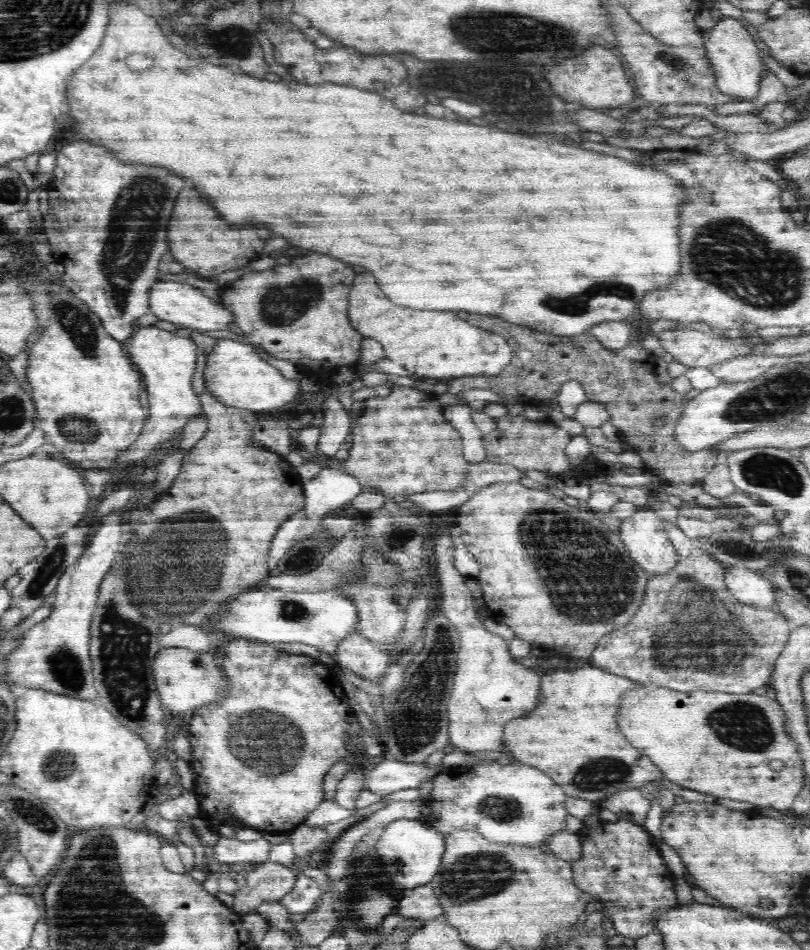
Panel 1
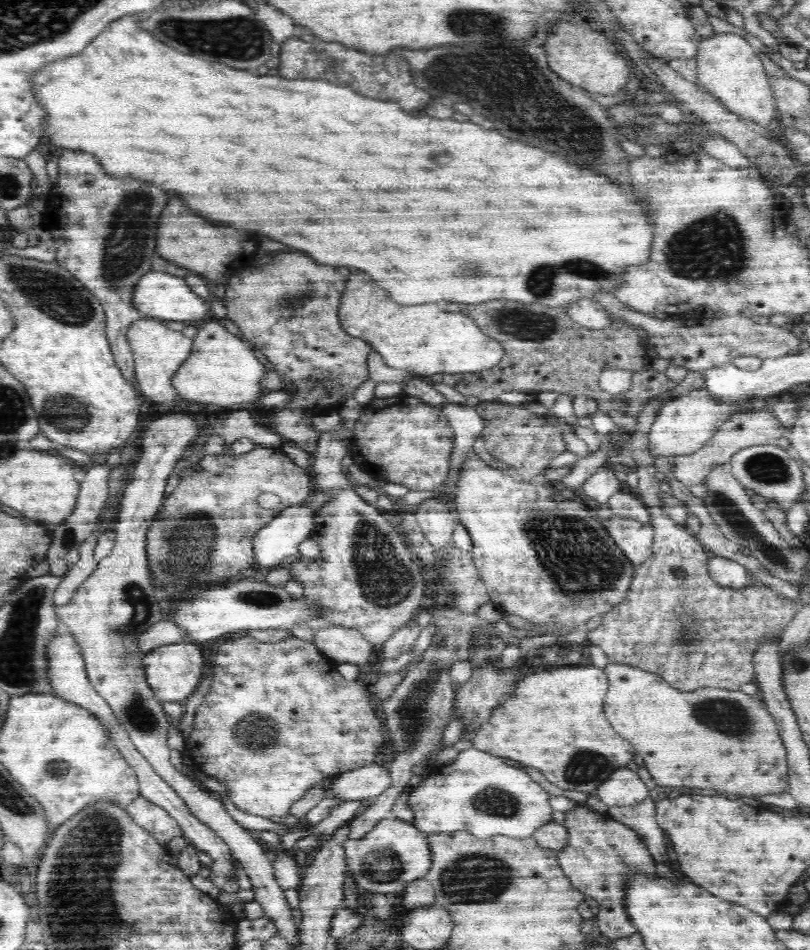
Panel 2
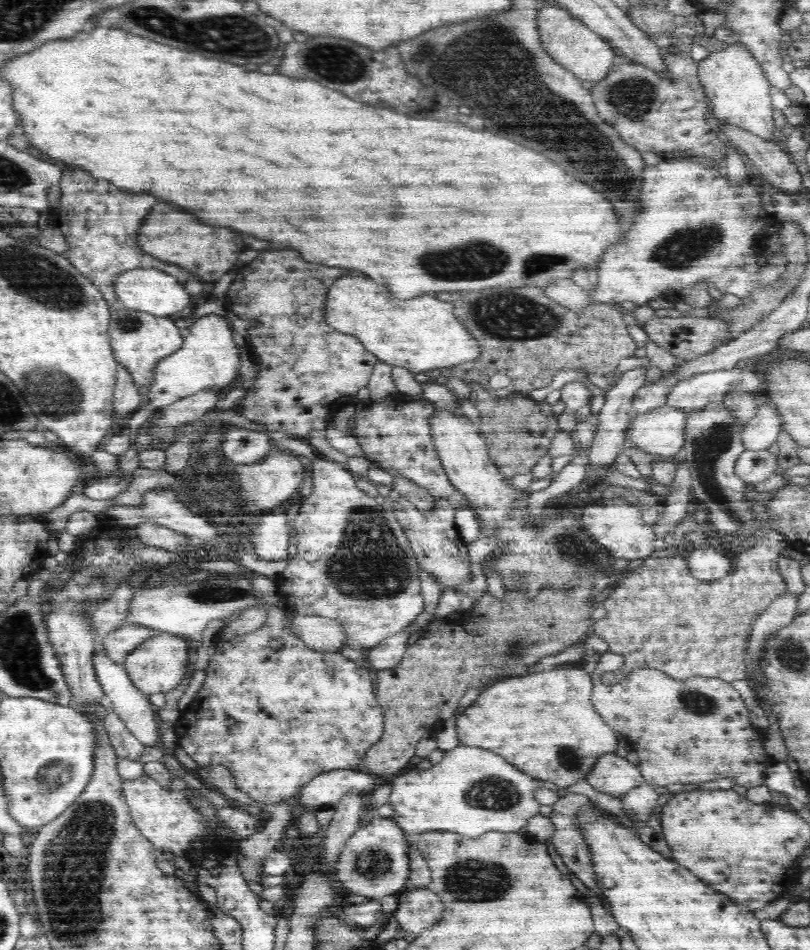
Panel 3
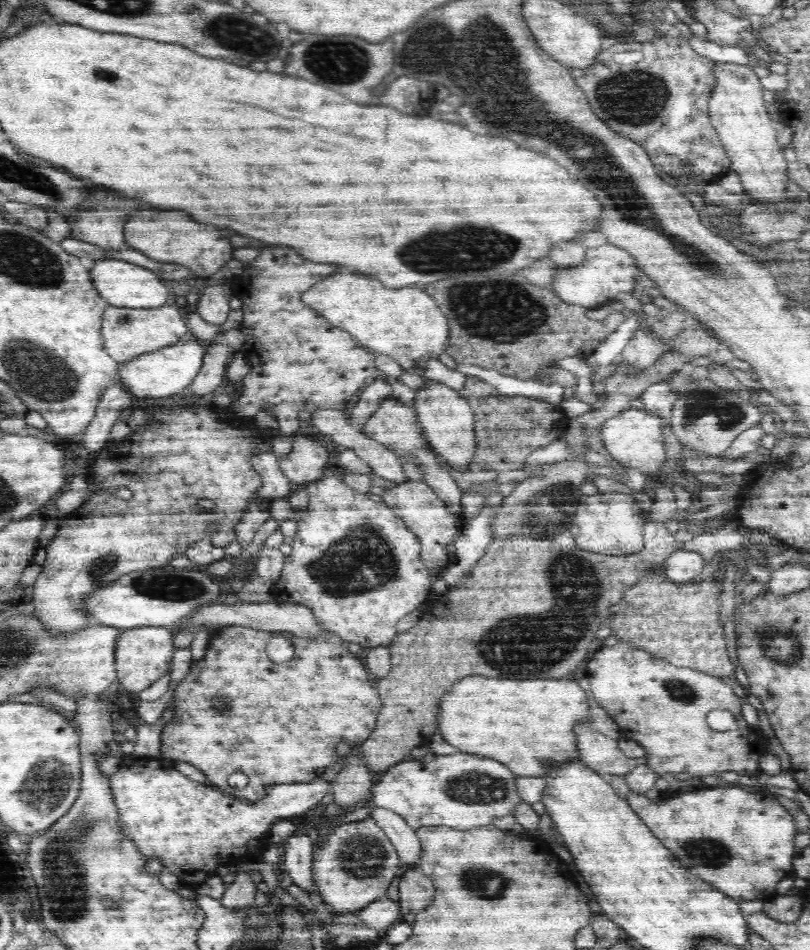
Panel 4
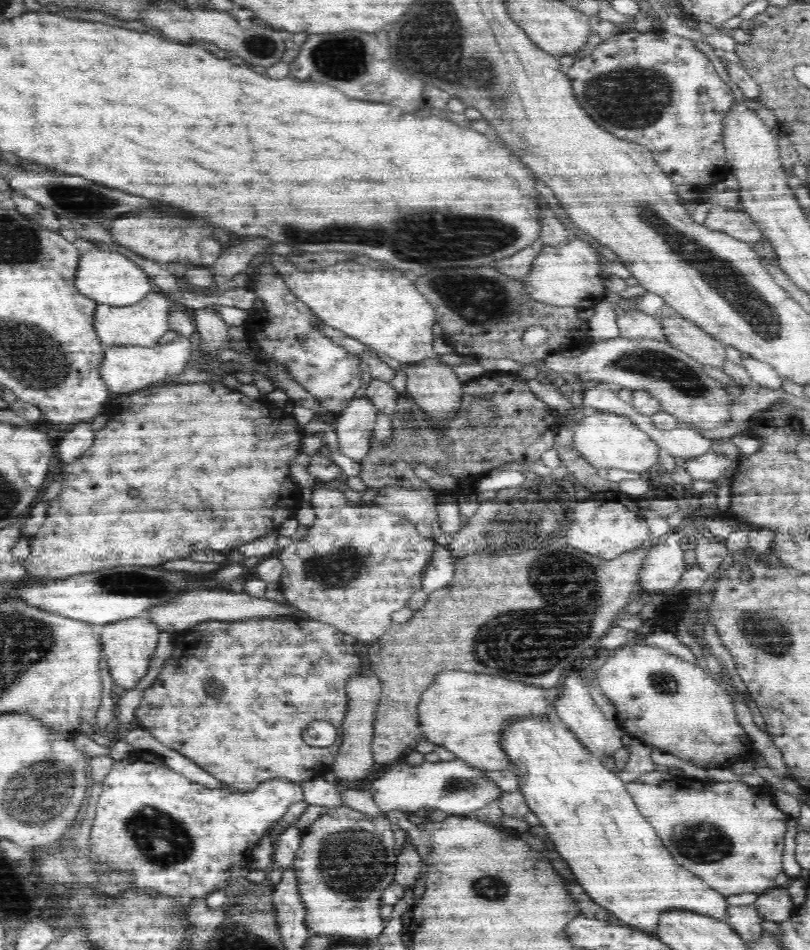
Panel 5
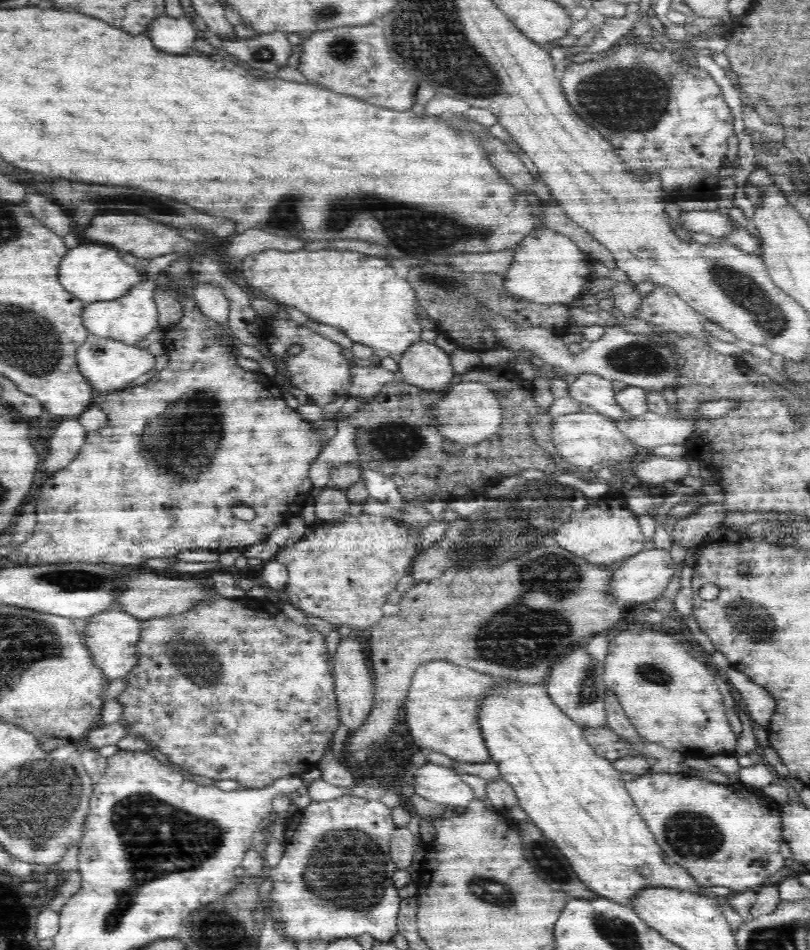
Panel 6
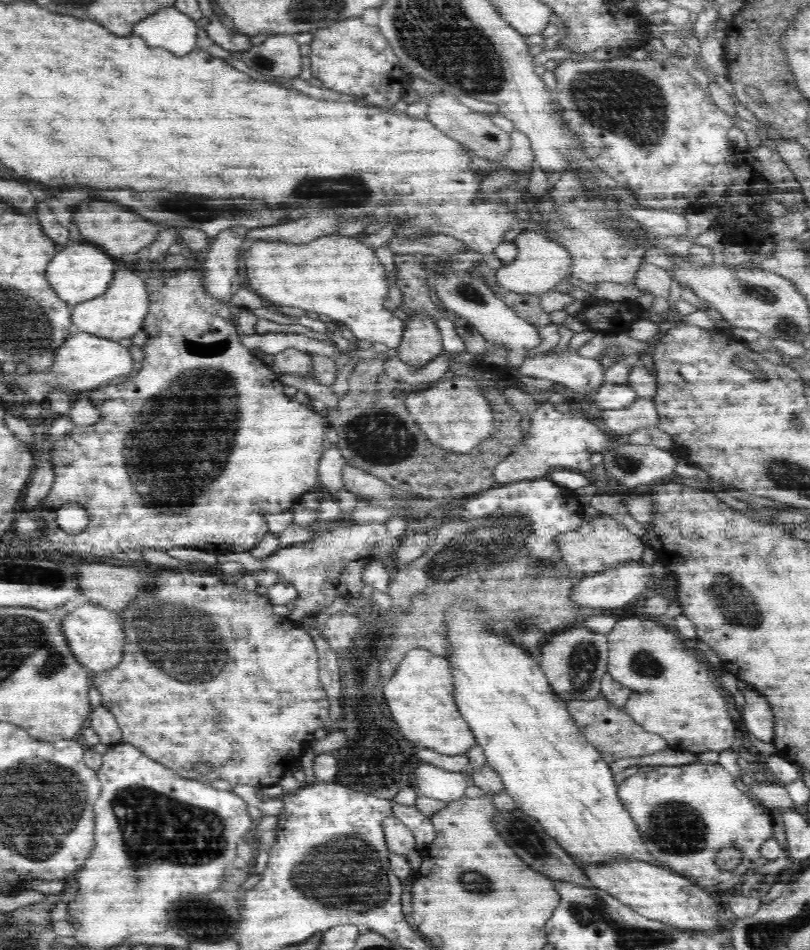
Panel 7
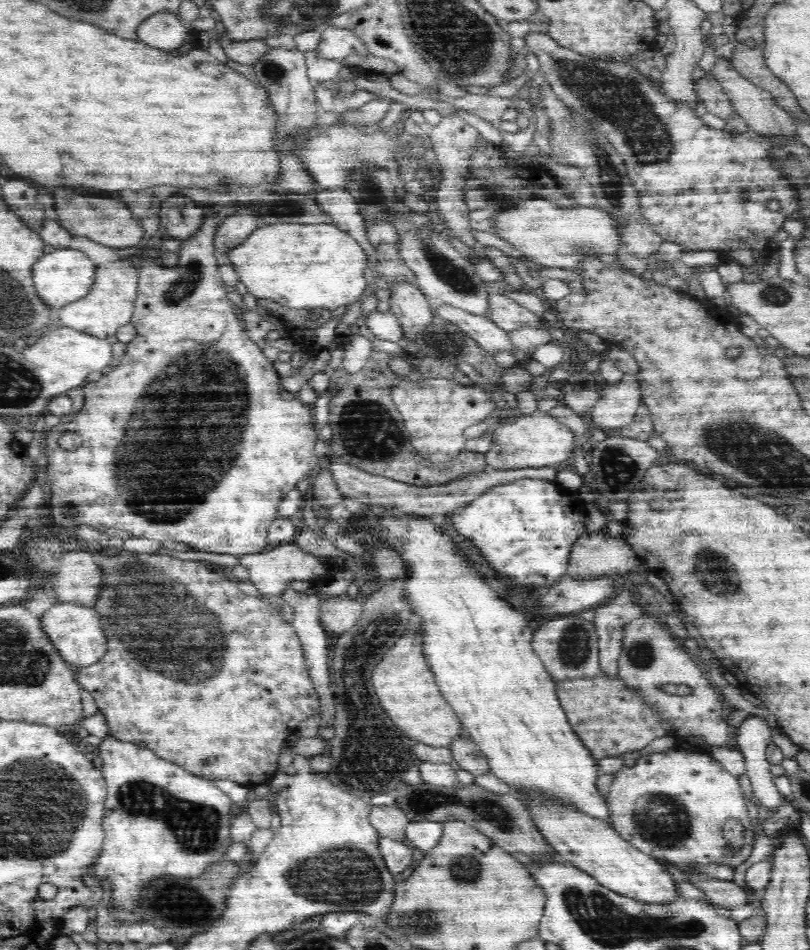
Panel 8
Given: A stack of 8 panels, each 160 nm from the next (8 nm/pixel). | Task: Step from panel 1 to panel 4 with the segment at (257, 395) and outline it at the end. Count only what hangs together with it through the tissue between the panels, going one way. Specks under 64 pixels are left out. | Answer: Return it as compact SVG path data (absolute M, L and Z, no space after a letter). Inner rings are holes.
M224 281L209 283L209 286L200 293L200 298L196 302L198 314L206 324L214 328L223 326L223 323L228 320L228 312L231 310L223 286ZM198 338L180 341L164 348L155 349L154 352L140 353L139 356L121 363L119 361L115 374L117 374L119 384L126 387L126 390L130 391L135 399L166 398L166 396L185 393L202 368L202 356L206 356L205 342Z

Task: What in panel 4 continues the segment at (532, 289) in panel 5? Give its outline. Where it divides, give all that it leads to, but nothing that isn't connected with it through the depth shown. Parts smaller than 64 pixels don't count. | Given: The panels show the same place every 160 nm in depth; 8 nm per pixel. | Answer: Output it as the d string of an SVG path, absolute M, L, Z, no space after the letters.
M604 244L587 250L582 264L566 268L556 265L550 288L562 301L578 307L594 308L614 301L618 292L633 293L636 278L642 276L634 259L620 248Z

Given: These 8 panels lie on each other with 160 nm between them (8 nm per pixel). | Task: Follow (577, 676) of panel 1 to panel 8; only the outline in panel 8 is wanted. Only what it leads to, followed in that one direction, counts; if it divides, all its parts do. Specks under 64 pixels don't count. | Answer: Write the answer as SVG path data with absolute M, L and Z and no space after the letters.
M420 637L400 638L394 643L394 648L382 658L372 674L373 689L380 707L408 737L419 743L450 749L452 742L461 736L463 727L439 691L434 676L430 676L430 668L426 668L426 662L422 660L422 644L418 644L418 640Z

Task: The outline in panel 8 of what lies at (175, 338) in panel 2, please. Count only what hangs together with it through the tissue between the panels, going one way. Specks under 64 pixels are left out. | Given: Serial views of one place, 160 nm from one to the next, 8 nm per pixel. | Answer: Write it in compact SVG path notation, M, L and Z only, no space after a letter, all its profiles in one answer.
M104 261L103 264L95 266L93 281L86 296L61 307L60 326L70 327L101 339L114 336L118 328L131 323L136 288L138 270L130 261Z

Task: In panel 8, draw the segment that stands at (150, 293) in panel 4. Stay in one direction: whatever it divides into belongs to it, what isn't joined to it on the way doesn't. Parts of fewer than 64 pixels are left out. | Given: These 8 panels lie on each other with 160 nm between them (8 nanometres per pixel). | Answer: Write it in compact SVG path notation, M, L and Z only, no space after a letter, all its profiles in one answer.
M72 248L56 249L54 252L38 258L31 266L31 282L34 286L35 294L38 295L39 302L46 303L48 307L62 307L75 300L80 300L80 298L86 296L90 289L95 266L95 262L90 257Z

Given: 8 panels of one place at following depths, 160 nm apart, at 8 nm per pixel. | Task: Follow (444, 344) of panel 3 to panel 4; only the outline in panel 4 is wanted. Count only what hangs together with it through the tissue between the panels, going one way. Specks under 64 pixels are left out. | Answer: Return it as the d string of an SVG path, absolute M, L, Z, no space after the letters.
M336 272L311 285L299 298L330 325L346 331L374 352L389 356L407 371L418 371L423 361L446 352L446 316L442 316L434 298L420 288L388 290L364 274Z

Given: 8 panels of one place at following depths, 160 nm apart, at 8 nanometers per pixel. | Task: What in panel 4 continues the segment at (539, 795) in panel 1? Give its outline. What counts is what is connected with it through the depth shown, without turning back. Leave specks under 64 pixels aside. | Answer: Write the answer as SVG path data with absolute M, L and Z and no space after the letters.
M460 750L451 755L437 755L431 762L422 763L418 759L399 762L386 770L373 785L372 791L372 804L396 812L413 829L434 825L458 829L475 828L476 825L490 826L494 820L512 815L523 804L516 789L516 775L512 771L494 759L479 758L478 755L468 755Z

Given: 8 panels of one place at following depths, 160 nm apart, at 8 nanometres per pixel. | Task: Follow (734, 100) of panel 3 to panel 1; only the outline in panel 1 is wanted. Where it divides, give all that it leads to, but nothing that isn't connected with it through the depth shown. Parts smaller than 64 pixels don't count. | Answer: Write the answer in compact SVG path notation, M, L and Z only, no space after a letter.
M723 16L710 30L704 31L703 52L711 74L714 74L715 86L722 94L742 101L749 101L757 96L761 72L764 70L762 46L755 39L753 29L743 20Z

